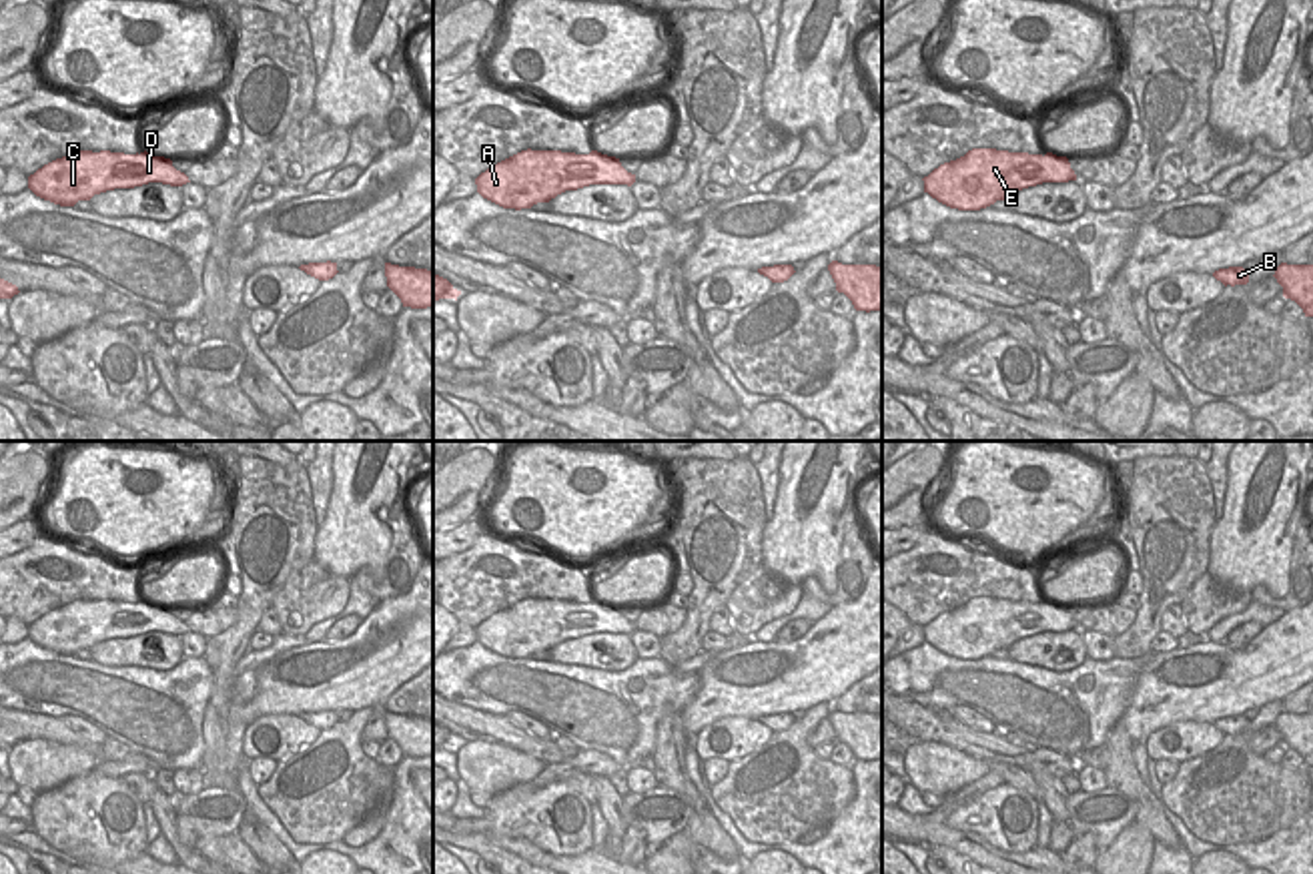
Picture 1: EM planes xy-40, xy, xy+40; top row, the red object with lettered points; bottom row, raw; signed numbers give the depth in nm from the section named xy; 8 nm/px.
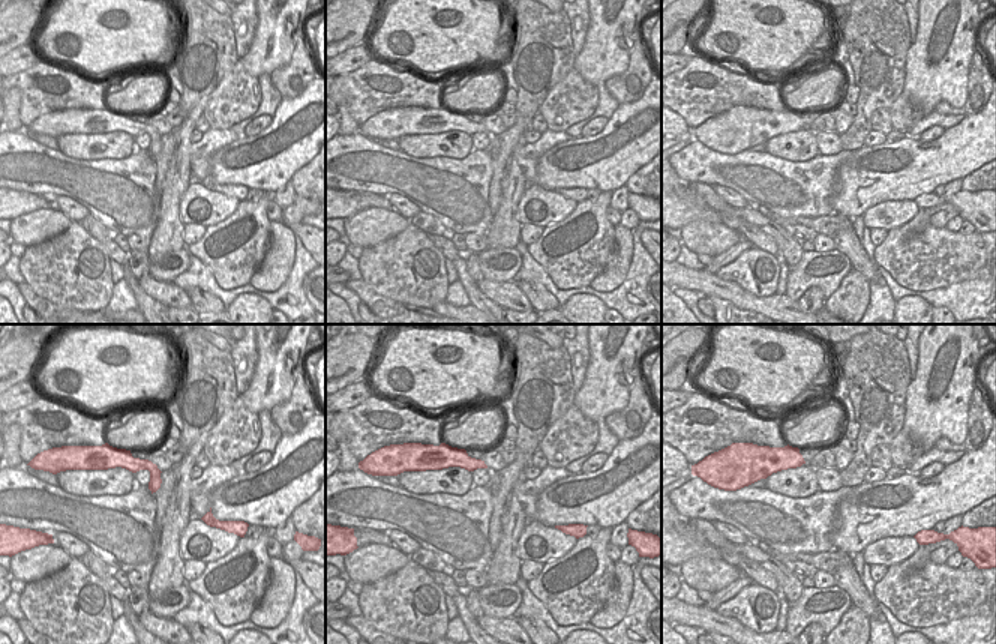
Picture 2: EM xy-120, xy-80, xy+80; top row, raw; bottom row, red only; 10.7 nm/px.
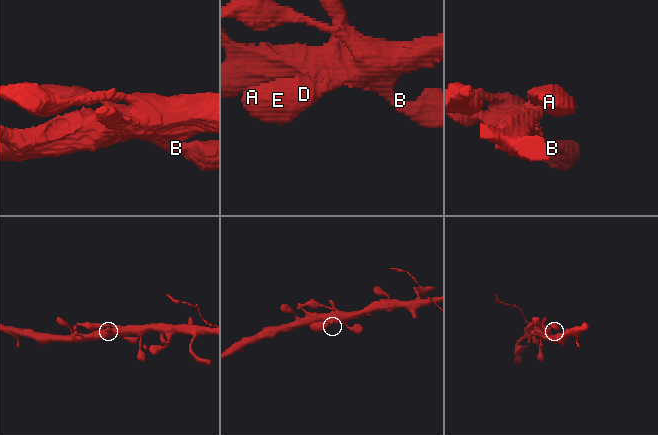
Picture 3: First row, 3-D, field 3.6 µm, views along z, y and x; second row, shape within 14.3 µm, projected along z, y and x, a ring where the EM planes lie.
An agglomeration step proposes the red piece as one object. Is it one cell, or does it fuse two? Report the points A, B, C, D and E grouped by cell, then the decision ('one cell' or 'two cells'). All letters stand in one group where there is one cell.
groups A B C D E; one cell

